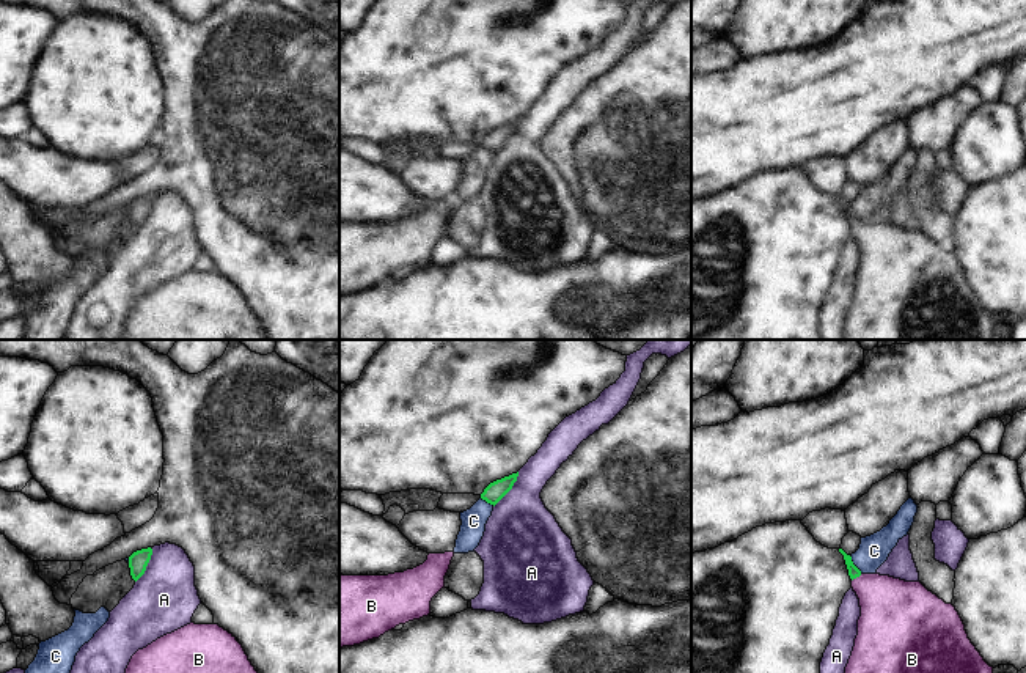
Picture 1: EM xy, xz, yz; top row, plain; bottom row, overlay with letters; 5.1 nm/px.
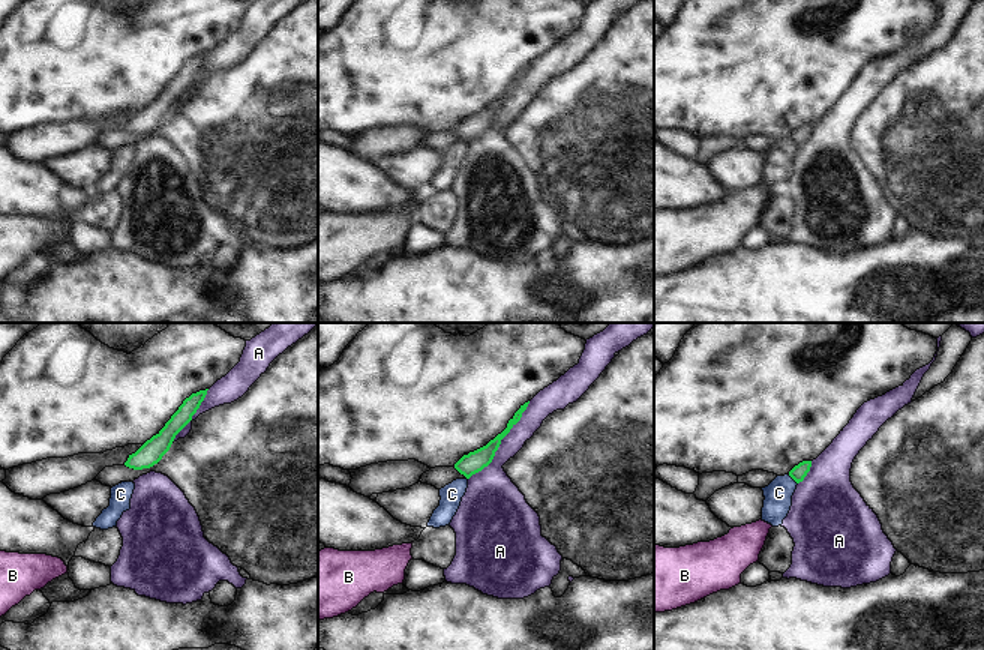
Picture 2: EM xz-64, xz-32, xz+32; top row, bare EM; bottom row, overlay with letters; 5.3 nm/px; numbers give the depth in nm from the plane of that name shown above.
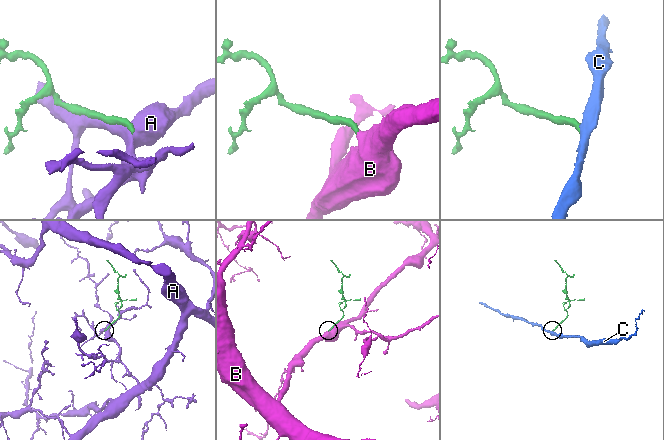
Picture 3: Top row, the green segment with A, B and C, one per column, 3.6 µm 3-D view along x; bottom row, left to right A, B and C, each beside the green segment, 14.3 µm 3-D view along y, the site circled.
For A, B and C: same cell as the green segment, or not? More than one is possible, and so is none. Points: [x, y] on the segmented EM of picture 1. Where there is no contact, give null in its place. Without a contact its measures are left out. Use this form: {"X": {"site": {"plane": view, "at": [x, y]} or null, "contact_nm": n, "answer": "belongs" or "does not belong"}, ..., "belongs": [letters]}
{"A": {"site": {"plane": "xy", "at": [146, 565]}, "contact_nm": 200, "answer": "does not belong"}, "B": {"site": {"plane": "yz", "at": [857, 576]}, "contact_nm": 70, "answer": "belongs"}, "C": {"site": {"plane": "yz", "at": [853, 565]}, "contact_nm": 120, "answer": "does not belong"}, "belongs": ["B"]}

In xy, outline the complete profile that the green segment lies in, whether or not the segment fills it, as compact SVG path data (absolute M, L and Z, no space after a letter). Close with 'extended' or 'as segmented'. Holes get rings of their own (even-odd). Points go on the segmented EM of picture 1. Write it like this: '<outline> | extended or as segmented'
M148 547L137 550L129 557L130 576L135 582L145 574L151 555L152 555L152 549Z | as segmented

